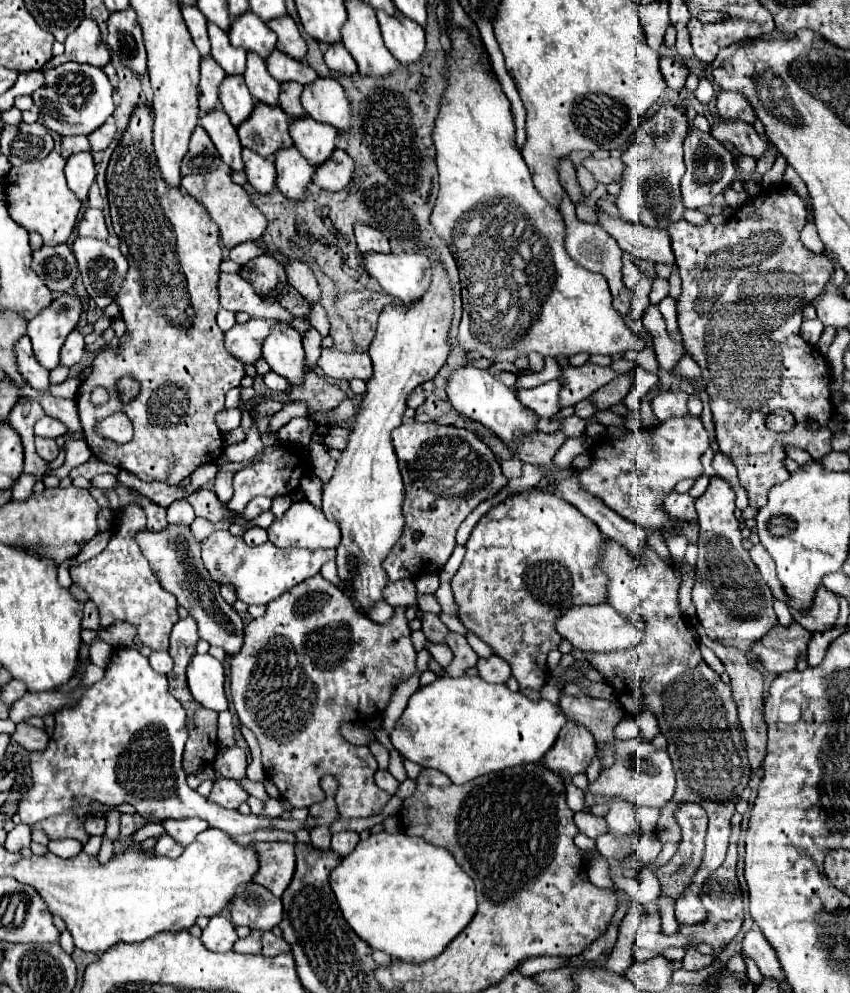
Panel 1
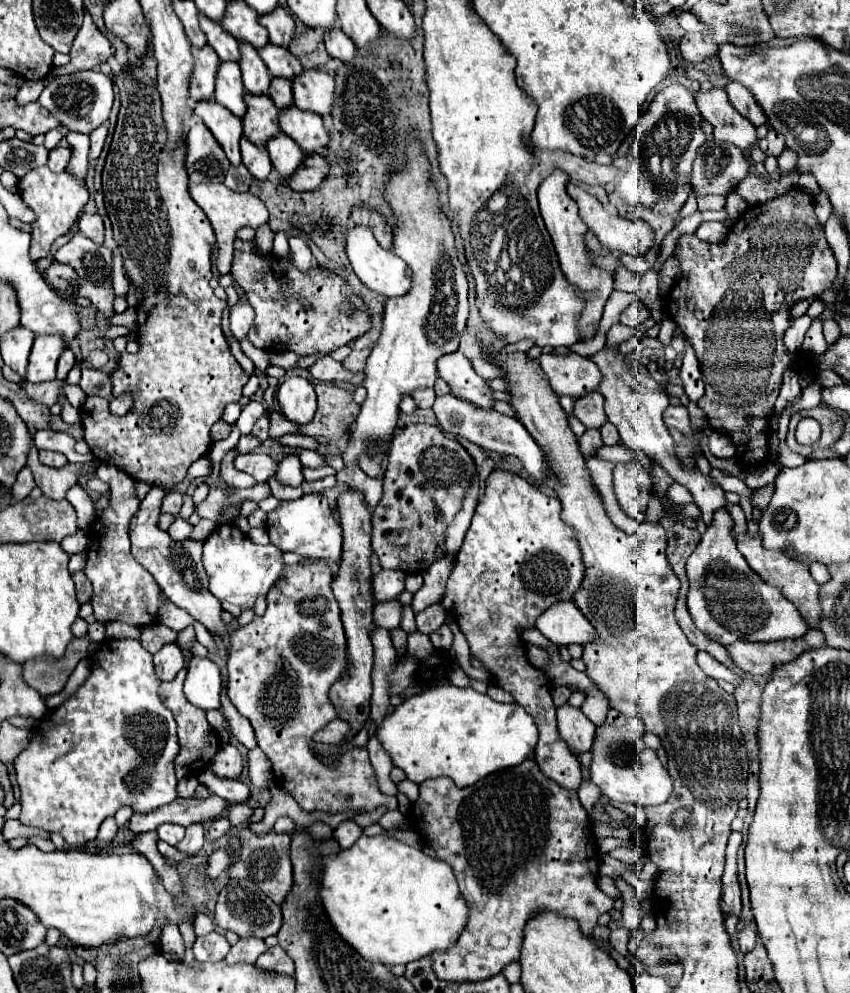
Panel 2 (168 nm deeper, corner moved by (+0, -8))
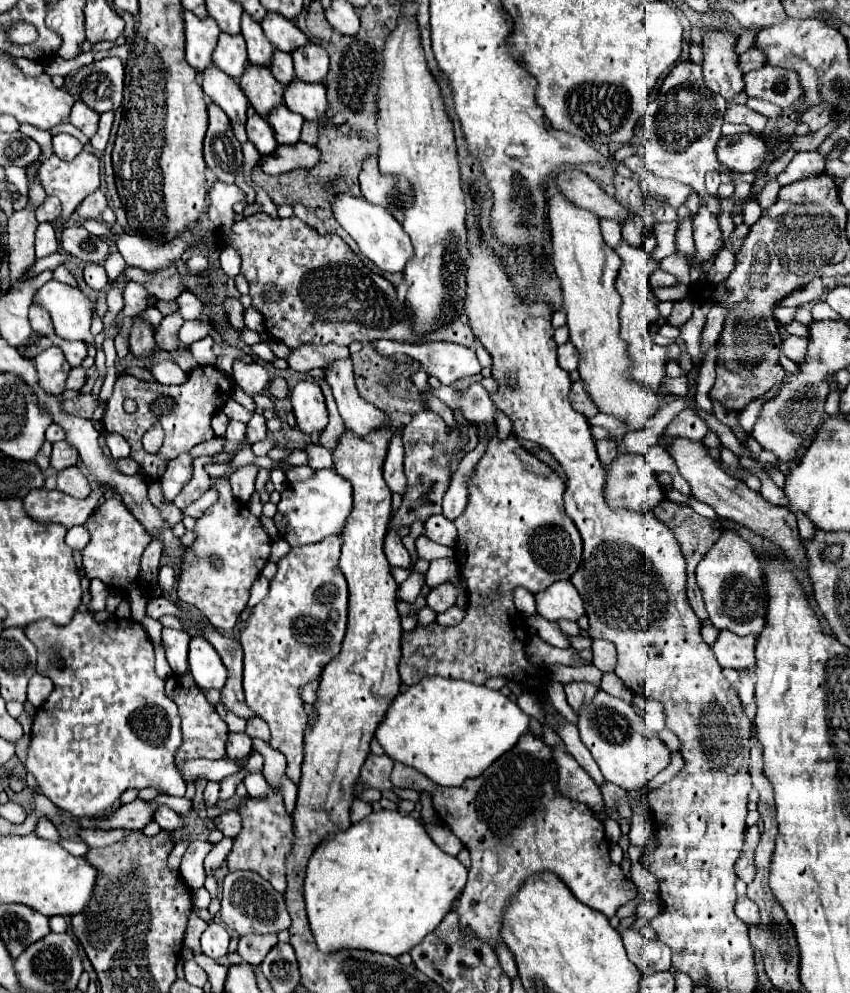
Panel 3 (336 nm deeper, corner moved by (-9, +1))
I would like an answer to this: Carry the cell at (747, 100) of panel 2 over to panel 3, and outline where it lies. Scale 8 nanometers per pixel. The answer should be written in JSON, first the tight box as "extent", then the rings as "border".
{"extent":[745,65,803,107],"border":[[[767,65],[745,75],[745,93],[779,107],[791,107],[803,97],[803,87],[797,71]]]}

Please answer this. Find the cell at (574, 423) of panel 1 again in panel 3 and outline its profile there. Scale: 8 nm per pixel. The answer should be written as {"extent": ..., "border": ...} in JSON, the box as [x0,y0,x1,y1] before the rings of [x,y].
{"extent":[597,439,617,465],"border":[[[611,439],[597,441],[597,453],[599,453],[601,463],[603,463],[603,465],[609,465],[609,463],[617,457],[617,443],[611,441]]]}

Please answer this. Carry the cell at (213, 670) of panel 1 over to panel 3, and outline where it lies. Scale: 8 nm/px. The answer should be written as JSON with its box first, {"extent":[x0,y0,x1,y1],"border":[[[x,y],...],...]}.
{"extent":[189,635,227,691],"border":[[[195,635],[189,643],[189,673],[201,689],[221,691],[227,679],[227,669],[219,653],[201,635]]]}

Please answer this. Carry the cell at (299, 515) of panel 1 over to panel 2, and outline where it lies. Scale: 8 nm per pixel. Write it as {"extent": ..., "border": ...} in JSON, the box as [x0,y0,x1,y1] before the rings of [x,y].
{"extent":[266,494,342,562],"border":[[[304,494],[298,500],[282,502],[280,508],[268,514],[266,530],[270,542],[282,552],[296,552],[306,558],[324,558],[332,562],[340,562],[342,558],[342,528],[340,524],[334,524],[334,516],[330,516],[326,496]]]}

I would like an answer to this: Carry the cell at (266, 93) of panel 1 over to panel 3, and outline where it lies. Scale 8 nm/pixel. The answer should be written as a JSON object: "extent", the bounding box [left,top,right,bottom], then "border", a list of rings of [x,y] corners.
{"extent":[241,11,273,67],"border":[[[243,11],[243,17],[241,17],[241,35],[247,41],[249,63],[267,67],[271,63],[271,55],[273,55],[271,41],[265,39],[265,33],[263,33],[261,25],[257,21],[253,21],[251,15],[247,15],[245,11]]]}

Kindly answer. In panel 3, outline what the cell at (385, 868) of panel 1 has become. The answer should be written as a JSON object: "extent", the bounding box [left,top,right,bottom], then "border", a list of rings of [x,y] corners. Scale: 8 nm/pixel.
{"extent":[305,809,467,957],"border":[[[381,809],[359,823],[351,823],[347,831],[323,839],[309,859],[305,876],[305,909],[319,951],[329,955],[343,949],[363,949],[399,957],[435,931],[441,919],[451,911],[453,901],[465,887],[467,869],[457,857],[443,853],[433,843],[419,819],[399,811]]]}

